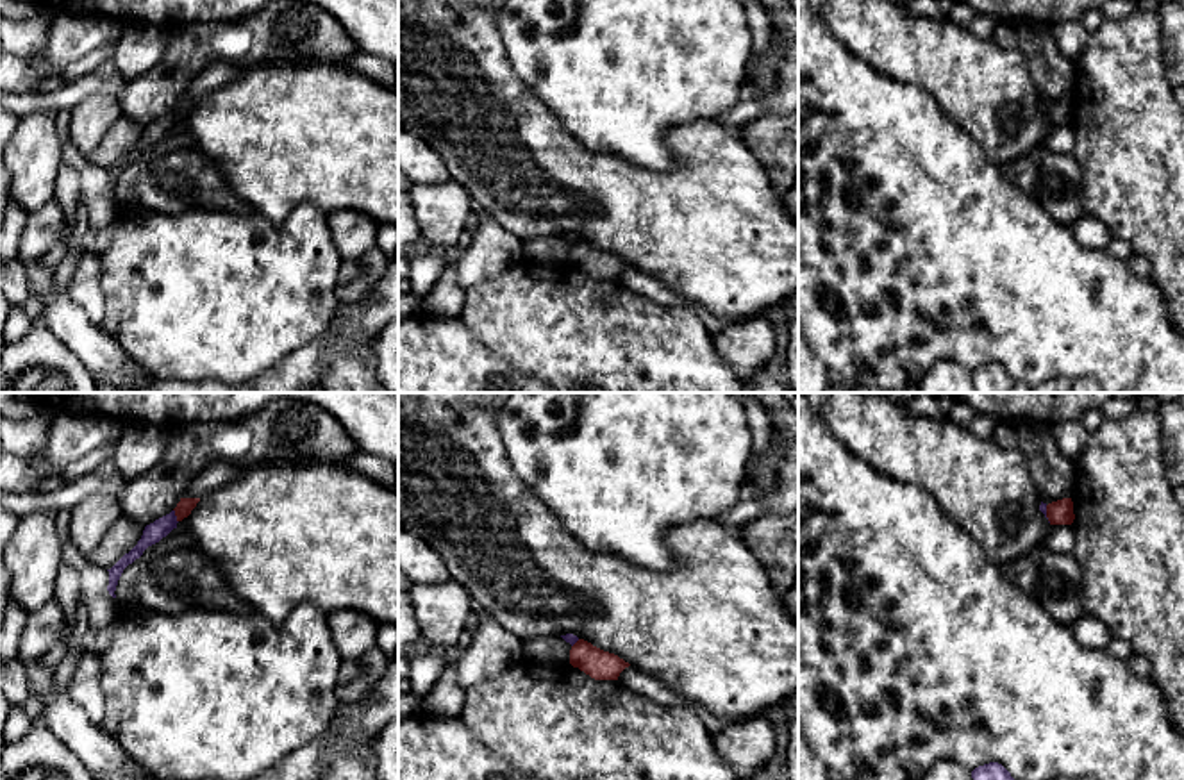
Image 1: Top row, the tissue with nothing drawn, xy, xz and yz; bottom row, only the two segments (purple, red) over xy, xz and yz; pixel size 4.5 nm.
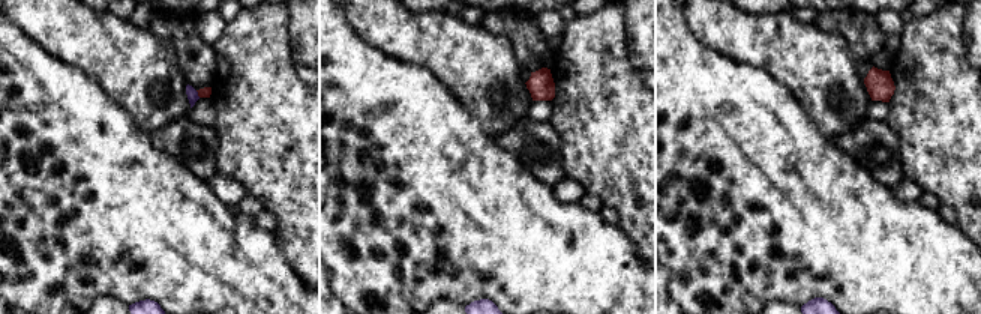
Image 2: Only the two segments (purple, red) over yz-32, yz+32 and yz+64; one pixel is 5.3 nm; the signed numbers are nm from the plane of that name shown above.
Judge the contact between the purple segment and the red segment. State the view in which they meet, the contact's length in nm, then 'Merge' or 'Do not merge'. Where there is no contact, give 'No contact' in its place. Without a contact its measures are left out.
Touches purple in xy. Shared border 70 nm. Do not merge

